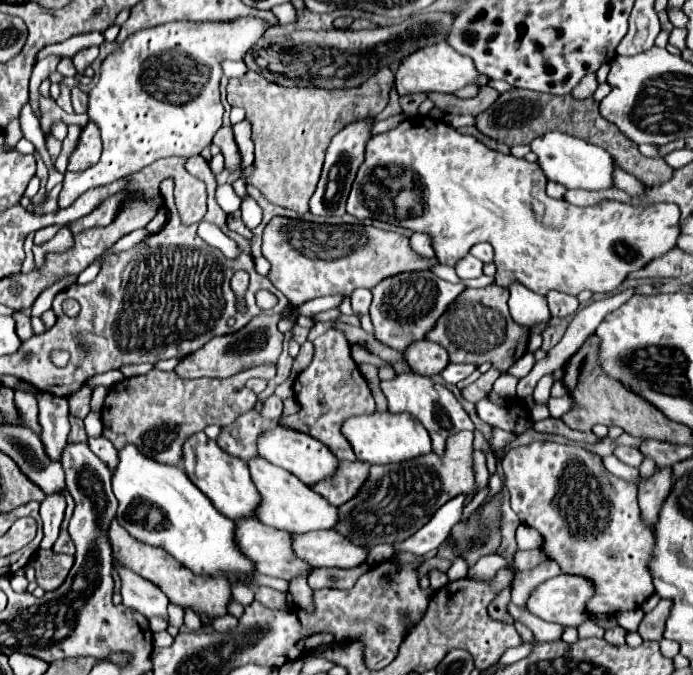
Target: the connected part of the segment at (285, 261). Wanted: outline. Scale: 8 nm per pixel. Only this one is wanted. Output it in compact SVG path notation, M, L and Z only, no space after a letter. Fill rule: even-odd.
M274 218L274 222L268 224L264 230L262 254L272 264L270 282L294 306L328 294L350 296L356 288L374 288L374 284L386 276L406 270L430 270L438 264L436 258L418 256L410 248L408 236L396 232L378 230L374 226L330 226L288 218Z

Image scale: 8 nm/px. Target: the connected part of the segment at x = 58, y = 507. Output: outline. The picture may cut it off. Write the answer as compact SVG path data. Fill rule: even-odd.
M46 496L46 500L40 504L40 516L44 522L44 538L40 542L40 548L52 548L52 544L56 542L64 510L66 510L64 496Z

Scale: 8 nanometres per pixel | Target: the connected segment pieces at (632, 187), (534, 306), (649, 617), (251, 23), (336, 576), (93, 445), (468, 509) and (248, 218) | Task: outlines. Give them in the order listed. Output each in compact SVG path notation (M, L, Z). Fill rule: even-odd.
M614 166L612 180L614 180L614 186L616 186L616 188L626 190L630 196L638 196L638 194L642 194L642 190L644 190L642 182L638 182L634 176L630 176L628 172L624 172L624 170L618 168L618 166Z
M512 282L508 290L510 290L508 306L514 322L532 328L534 324L550 320L550 312L544 296L538 296L536 292L528 290L520 282Z
M660 600L658 606L644 616L644 620L638 628L638 634L642 636L642 640L654 640L654 642L662 640L664 622L666 622L668 612L670 612L670 604L666 604L666 600Z
M244 16L230 22L168 22L128 36L124 44L116 48L116 72L110 72L114 70L112 56L106 58L102 62L102 70L106 72L100 72L100 80L90 92L88 116L98 124L102 132L102 158L96 166L88 170L66 172L64 188L58 198L58 208L68 208L88 188L110 184L110 180L130 176L160 158L192 158L202 154L202 150L212 144L216 130L222 126L222 102L218 90L222 78L220 62L244 60L244 54L266 30L266 20Z
M360 564L356 568L314 568L312 574L308 576L308 584L312 590L318 590L318 588L340 588L340 590L346 590L346 588L352 588L354 582L358 580L358 576L362 572L368 572L368 564Z
M104 436L88 438L88 446L100 460L104 460L108 464L108 468L114 468L114 460L118 460L118 452L110 440L106 440Z
M489 485L484 489L480 490L476 496L468 503L467 506L463 509L462 517L460 519L461 522L466 522L468 517L477 509L477 507L481 504L481 502L487 497L489 494L490 487Z
M248 196L241 202L240 210L242 210L242 220L250 230L254 230L262 222L262 208L256 204L254 198Z

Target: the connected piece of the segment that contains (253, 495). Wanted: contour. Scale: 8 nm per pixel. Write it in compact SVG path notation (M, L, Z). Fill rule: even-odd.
M204 432L192 434L182 446L182 464L192 484L200 492L204 492L216 506L216 510L220 510L224 516L228 516L230 520L238 520L242 516L254 516L254 508L258 508L258 492L250 480L246 462L226 454L216 444L216 440L210 440Z

